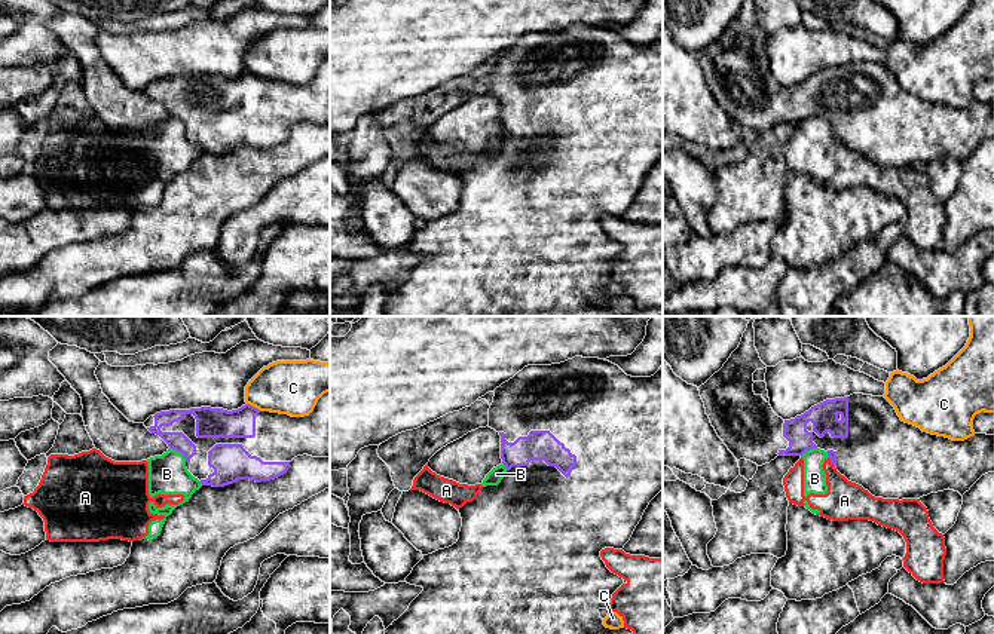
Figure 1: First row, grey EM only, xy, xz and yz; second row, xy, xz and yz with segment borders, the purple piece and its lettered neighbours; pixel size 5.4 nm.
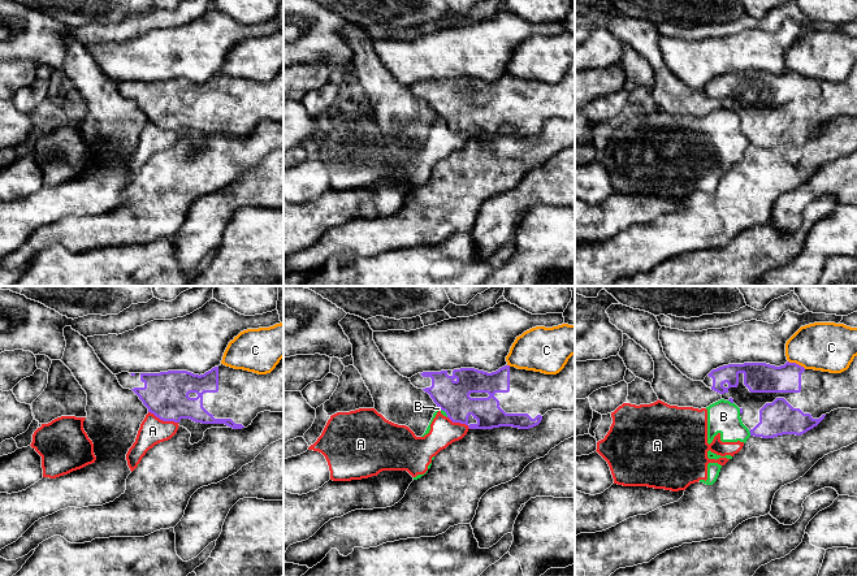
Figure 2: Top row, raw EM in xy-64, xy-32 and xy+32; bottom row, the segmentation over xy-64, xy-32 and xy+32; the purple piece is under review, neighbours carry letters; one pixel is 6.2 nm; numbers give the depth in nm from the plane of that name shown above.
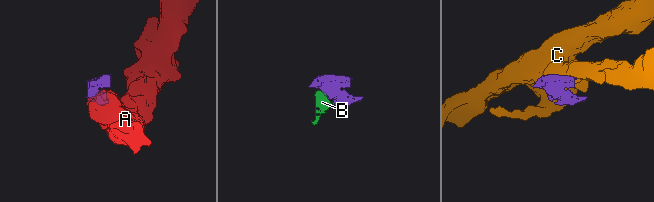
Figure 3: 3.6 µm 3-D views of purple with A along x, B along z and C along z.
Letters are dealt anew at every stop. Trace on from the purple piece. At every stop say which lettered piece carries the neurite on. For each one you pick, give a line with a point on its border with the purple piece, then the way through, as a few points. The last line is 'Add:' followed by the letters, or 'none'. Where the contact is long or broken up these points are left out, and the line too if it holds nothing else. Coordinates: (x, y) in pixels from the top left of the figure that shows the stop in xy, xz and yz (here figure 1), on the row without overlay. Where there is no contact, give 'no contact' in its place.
Add: none

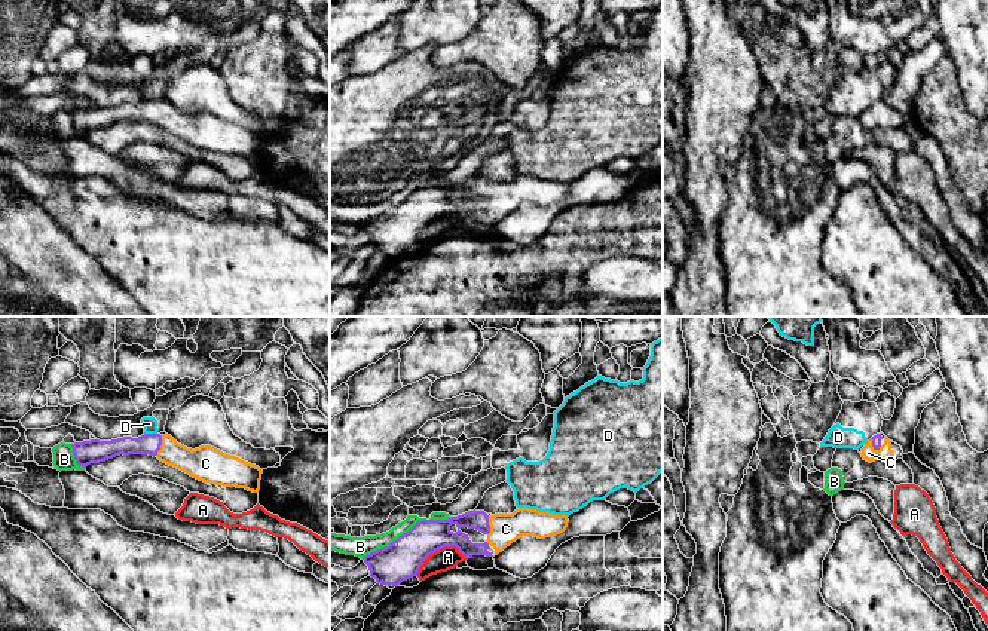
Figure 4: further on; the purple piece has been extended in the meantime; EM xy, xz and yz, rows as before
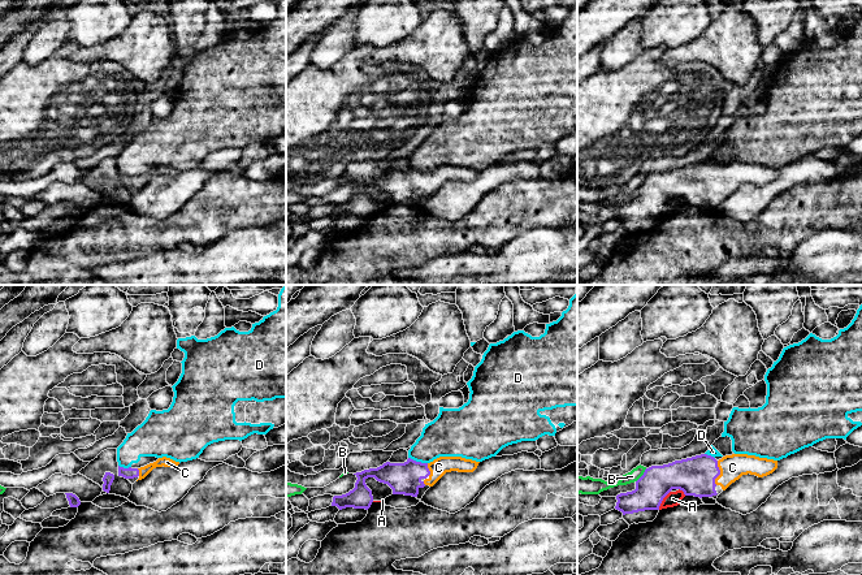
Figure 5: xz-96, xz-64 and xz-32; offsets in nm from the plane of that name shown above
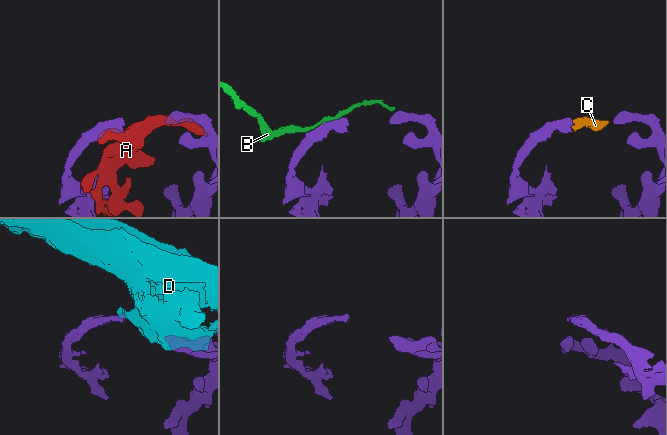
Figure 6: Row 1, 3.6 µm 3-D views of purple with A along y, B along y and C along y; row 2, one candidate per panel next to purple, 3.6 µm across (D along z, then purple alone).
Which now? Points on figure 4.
C: meets purple in xy at (161, 112); runs through xy (149, 112), (161, 112), (174, 122), (202, 131)
Add: C

